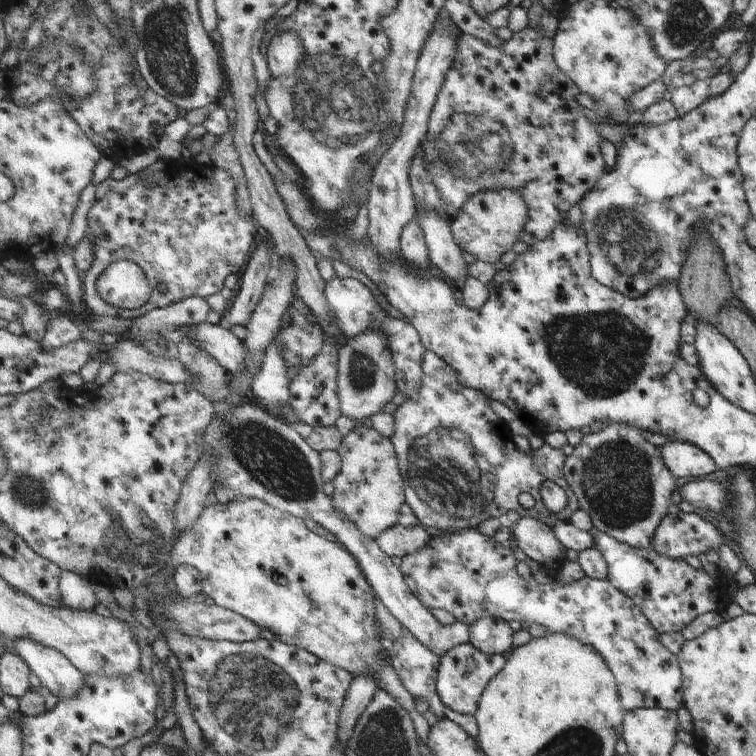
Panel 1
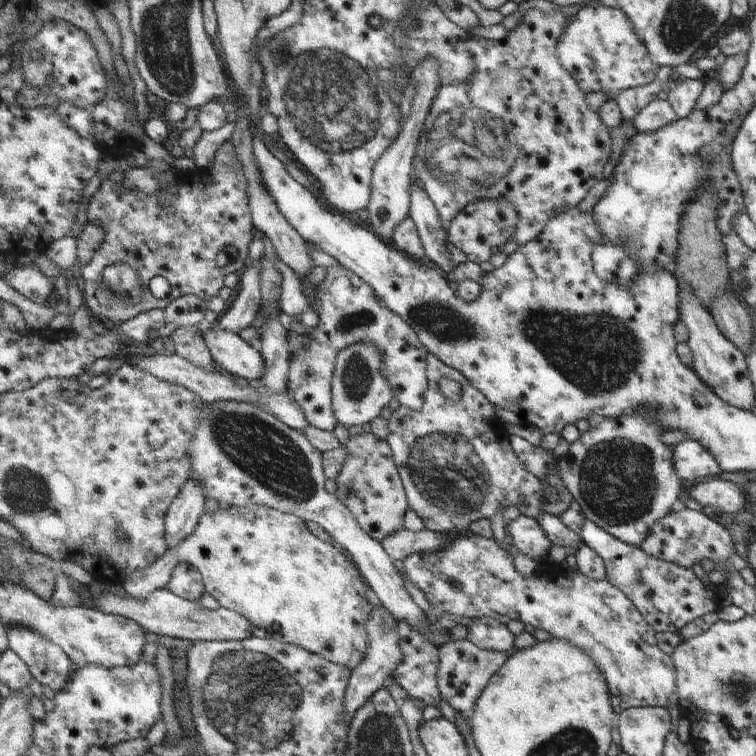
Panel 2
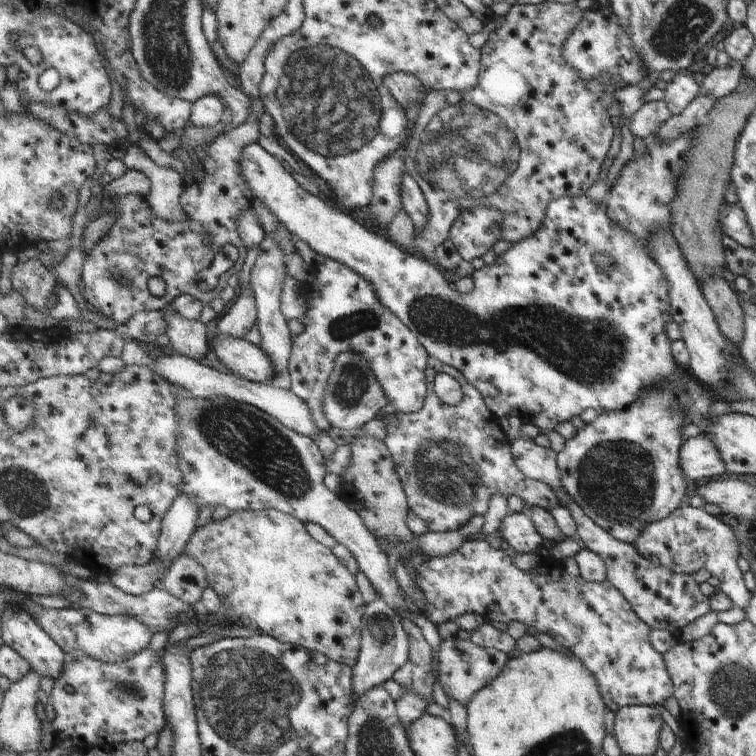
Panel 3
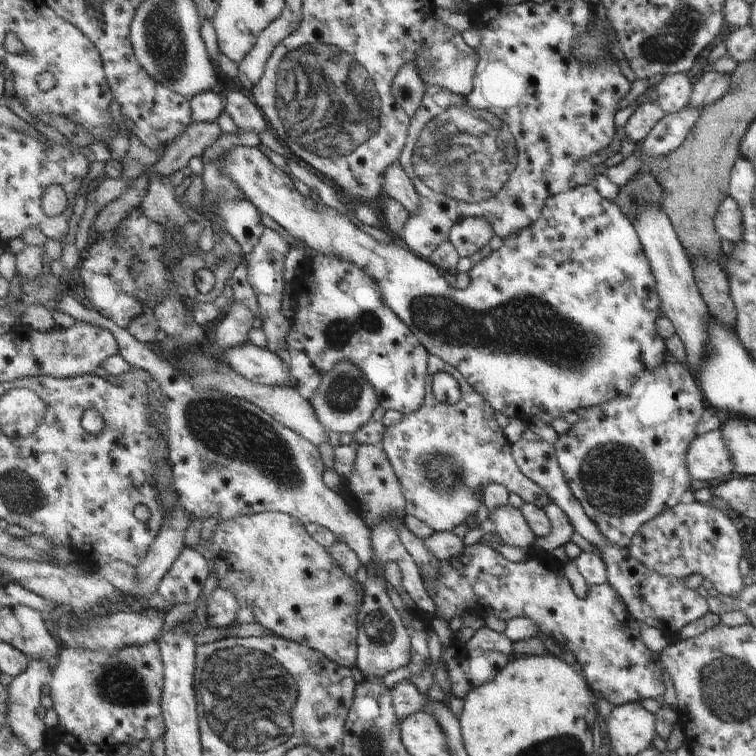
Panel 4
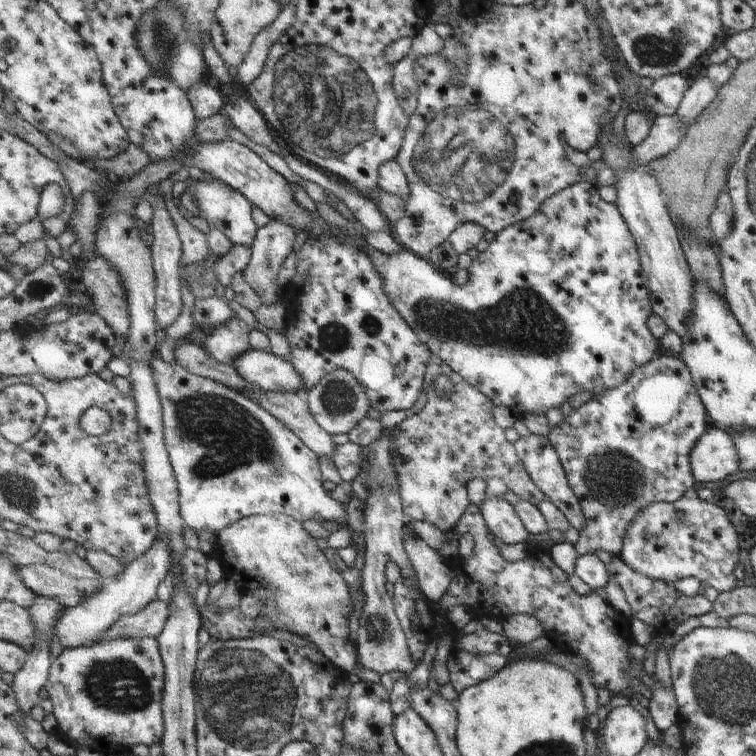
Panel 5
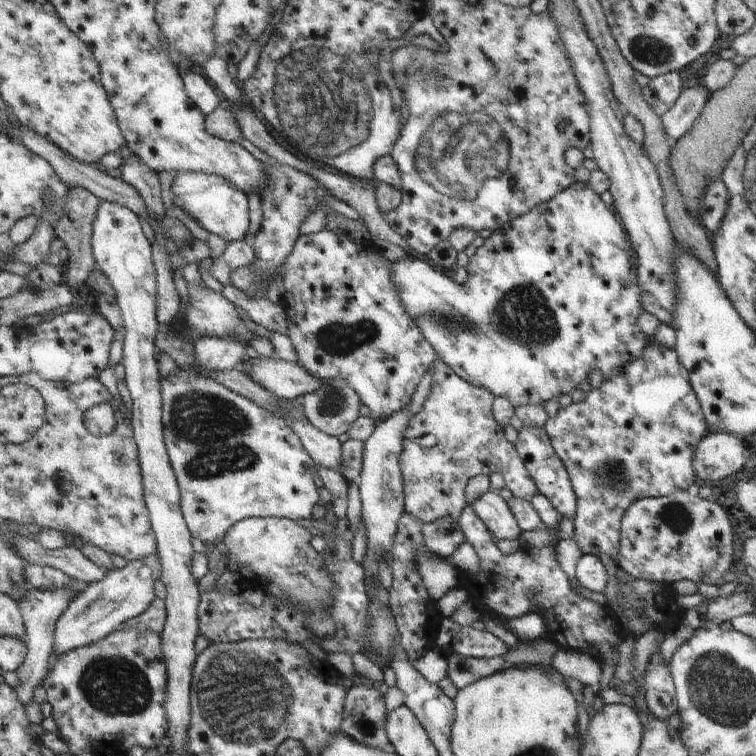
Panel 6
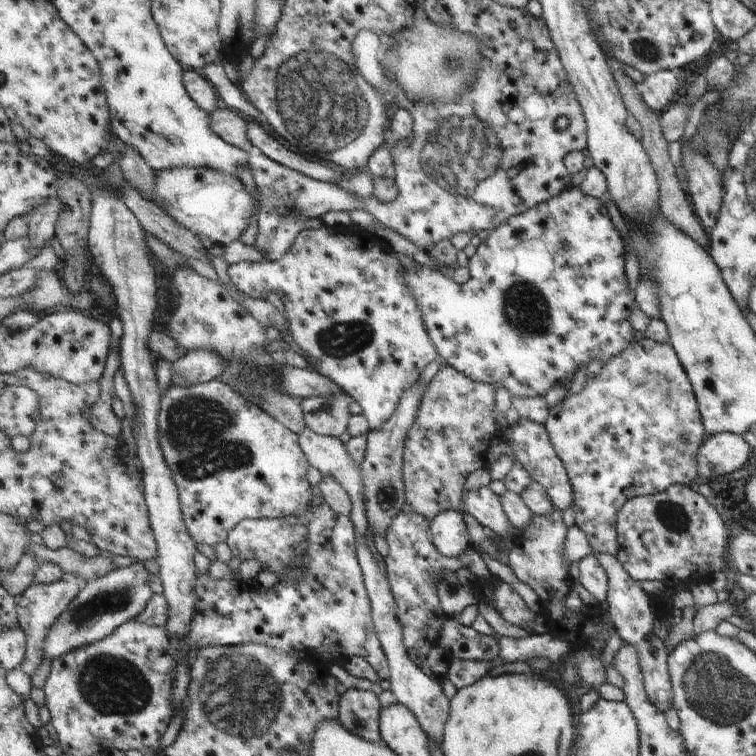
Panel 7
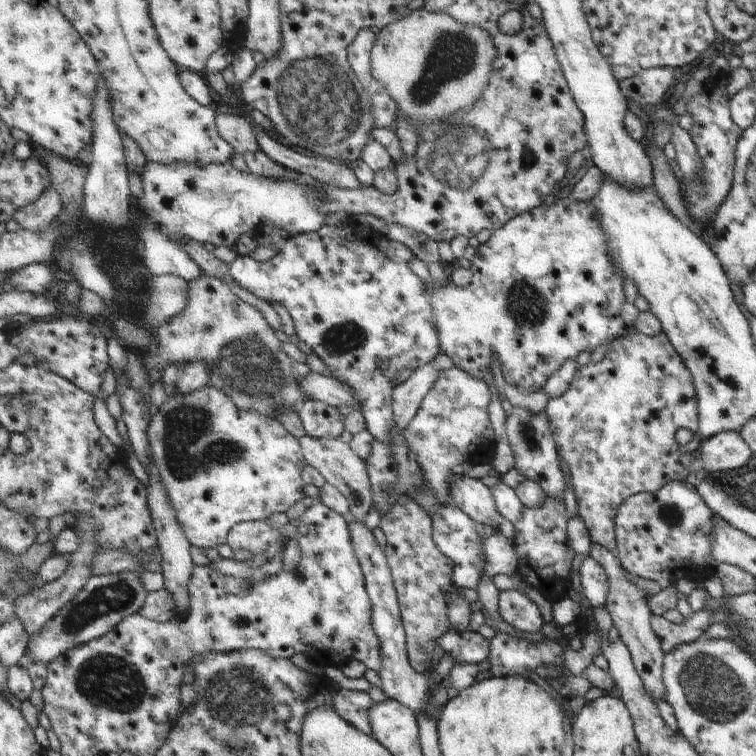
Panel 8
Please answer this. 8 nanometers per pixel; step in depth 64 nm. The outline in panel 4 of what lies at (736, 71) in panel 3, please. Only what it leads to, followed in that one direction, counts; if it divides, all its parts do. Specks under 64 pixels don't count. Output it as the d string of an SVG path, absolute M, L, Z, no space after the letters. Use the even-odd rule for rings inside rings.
M714 70L704 72L701 78L693 85L687 106L703 108L727 94L731 84L731 72L717 72Z

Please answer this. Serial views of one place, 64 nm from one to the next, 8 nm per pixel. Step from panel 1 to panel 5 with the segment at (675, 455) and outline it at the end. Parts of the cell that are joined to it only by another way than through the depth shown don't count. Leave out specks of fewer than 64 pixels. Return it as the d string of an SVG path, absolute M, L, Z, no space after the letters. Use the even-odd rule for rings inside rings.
M708 427L690 451L691 475L695 482L719 482L739 469L733 440L724 431Z

